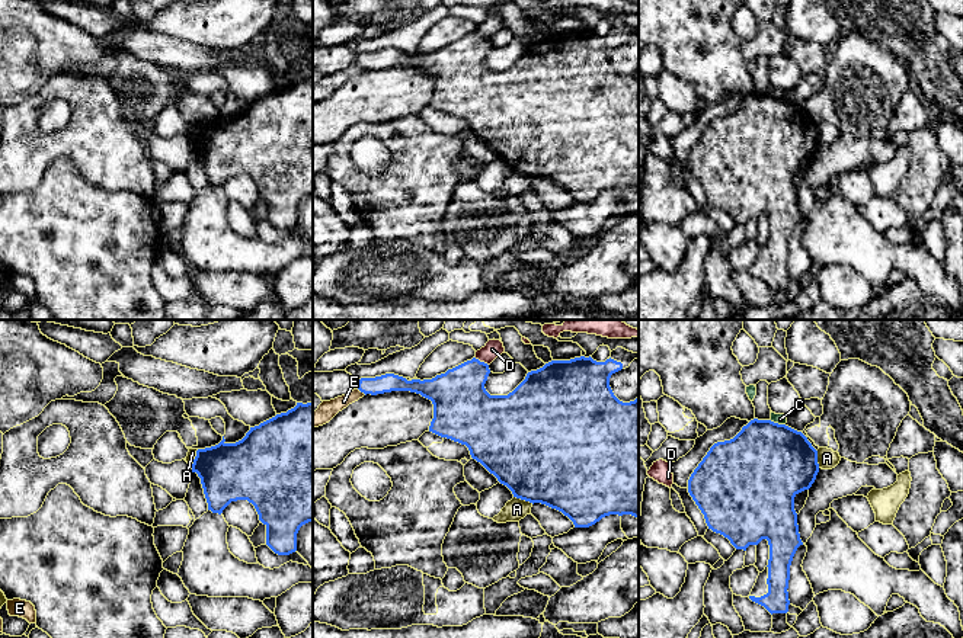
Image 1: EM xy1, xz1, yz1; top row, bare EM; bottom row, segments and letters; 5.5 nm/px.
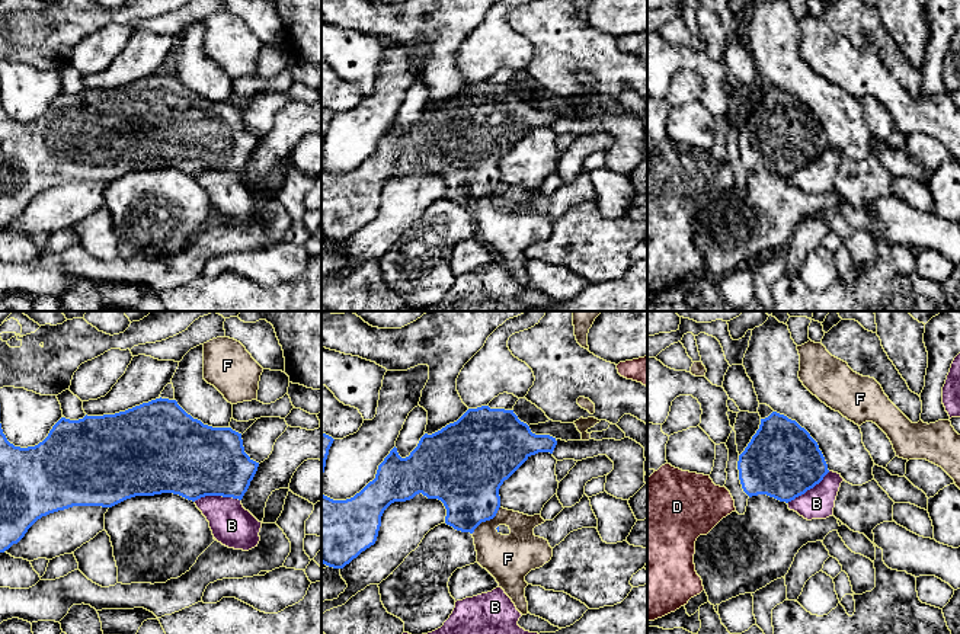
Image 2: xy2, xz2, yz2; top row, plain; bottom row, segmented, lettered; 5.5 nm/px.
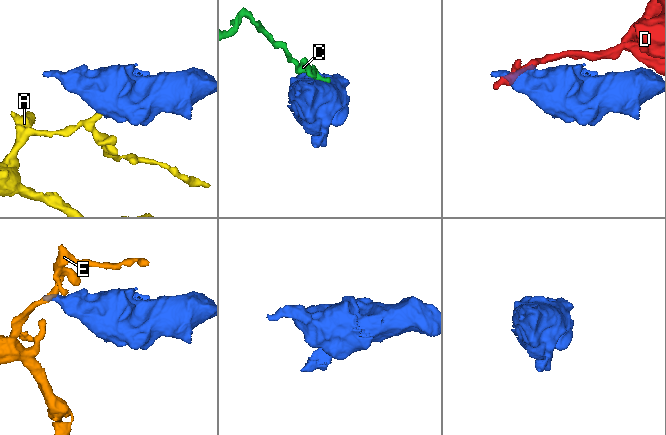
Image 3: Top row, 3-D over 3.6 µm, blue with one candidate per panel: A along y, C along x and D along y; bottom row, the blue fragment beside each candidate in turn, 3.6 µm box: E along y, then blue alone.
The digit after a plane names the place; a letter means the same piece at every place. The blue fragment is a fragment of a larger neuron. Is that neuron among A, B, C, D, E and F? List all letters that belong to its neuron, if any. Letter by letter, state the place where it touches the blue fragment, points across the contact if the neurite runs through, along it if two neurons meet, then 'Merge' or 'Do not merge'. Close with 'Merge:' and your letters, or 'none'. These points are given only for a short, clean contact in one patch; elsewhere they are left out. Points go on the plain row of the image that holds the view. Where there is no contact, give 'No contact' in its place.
A: Touches blue at xz1 (524, 173). Boundary: xz1 (514, 170), (533, 178). Do not merge
B: Touches blue at xy2 (217, 169). Do not merge
C: Touches blue at yz1 (777, 98). Boundary: yz1 (770, 95), (784, 99). Do not merge
D: Touches blue at xz1 (482, 37). Boundary: xz1 (474, 31), (488, 39). Do not merge
E: Touches blue at xz1 (362, 66). Boundary: xz1 (358, 63), (365, 69). Do not merge
F: Touches blue at xz2 (486, 194). Boundary: xz2 (499, 181), (498, 186), (483, 195), (472, 208). Do not merge
Merge: none

